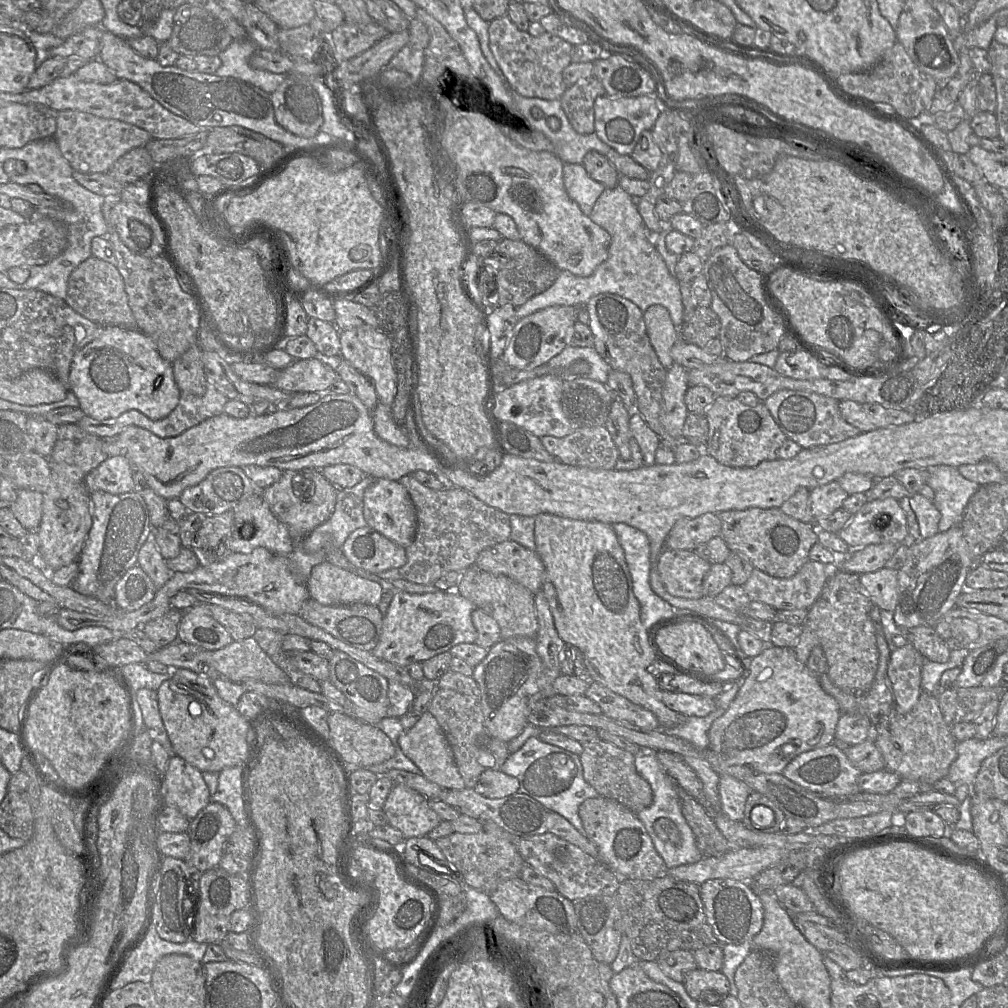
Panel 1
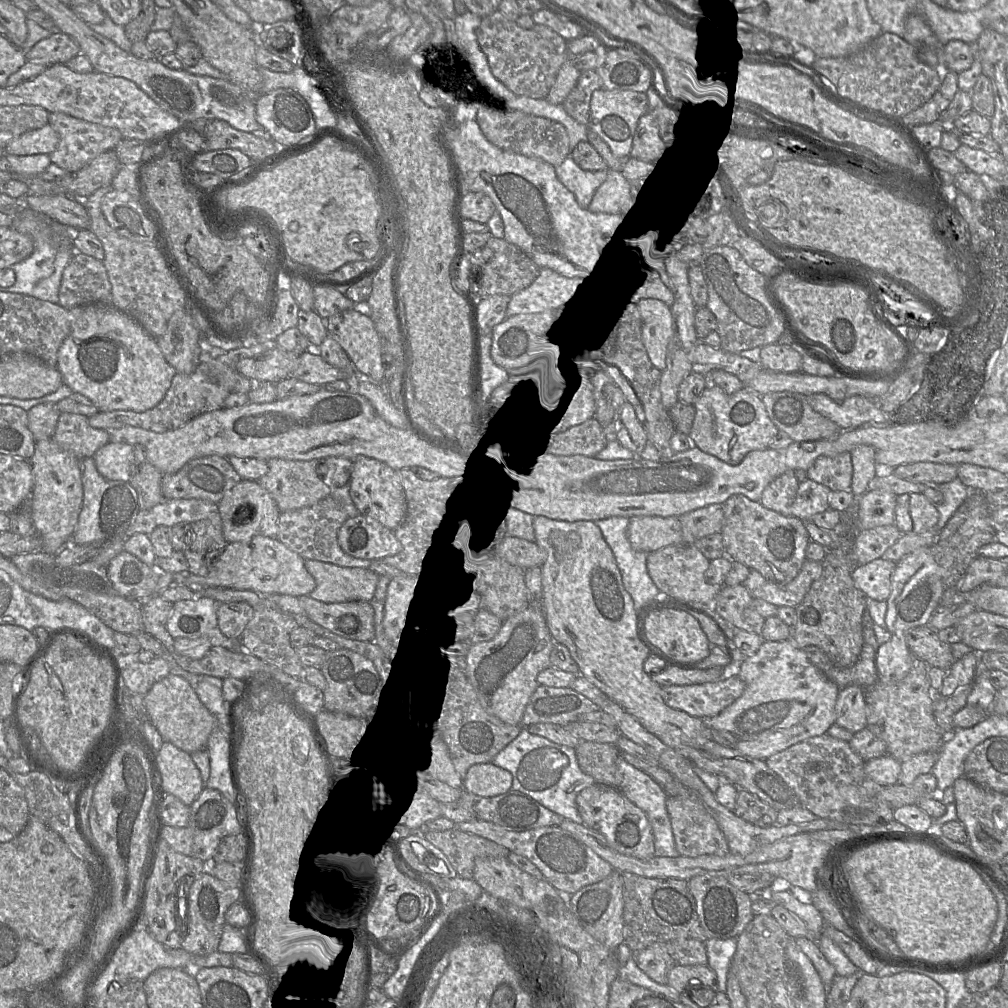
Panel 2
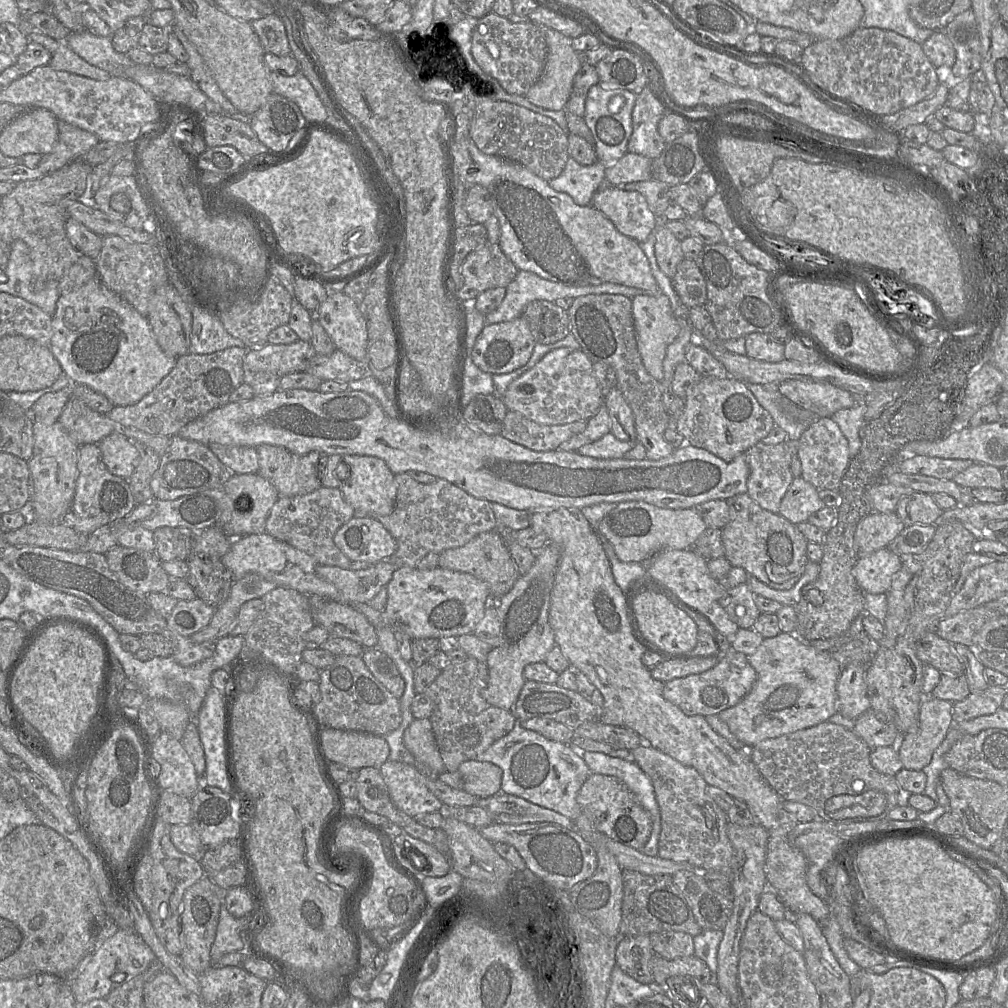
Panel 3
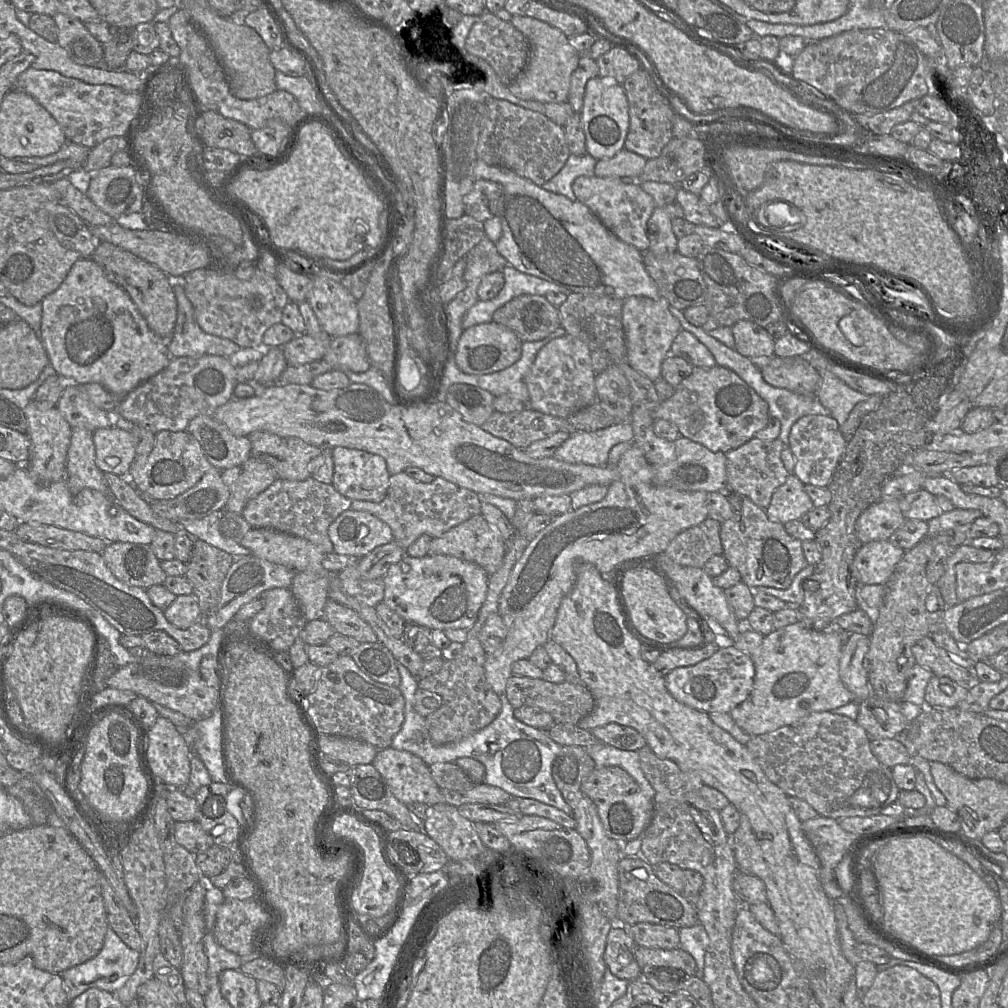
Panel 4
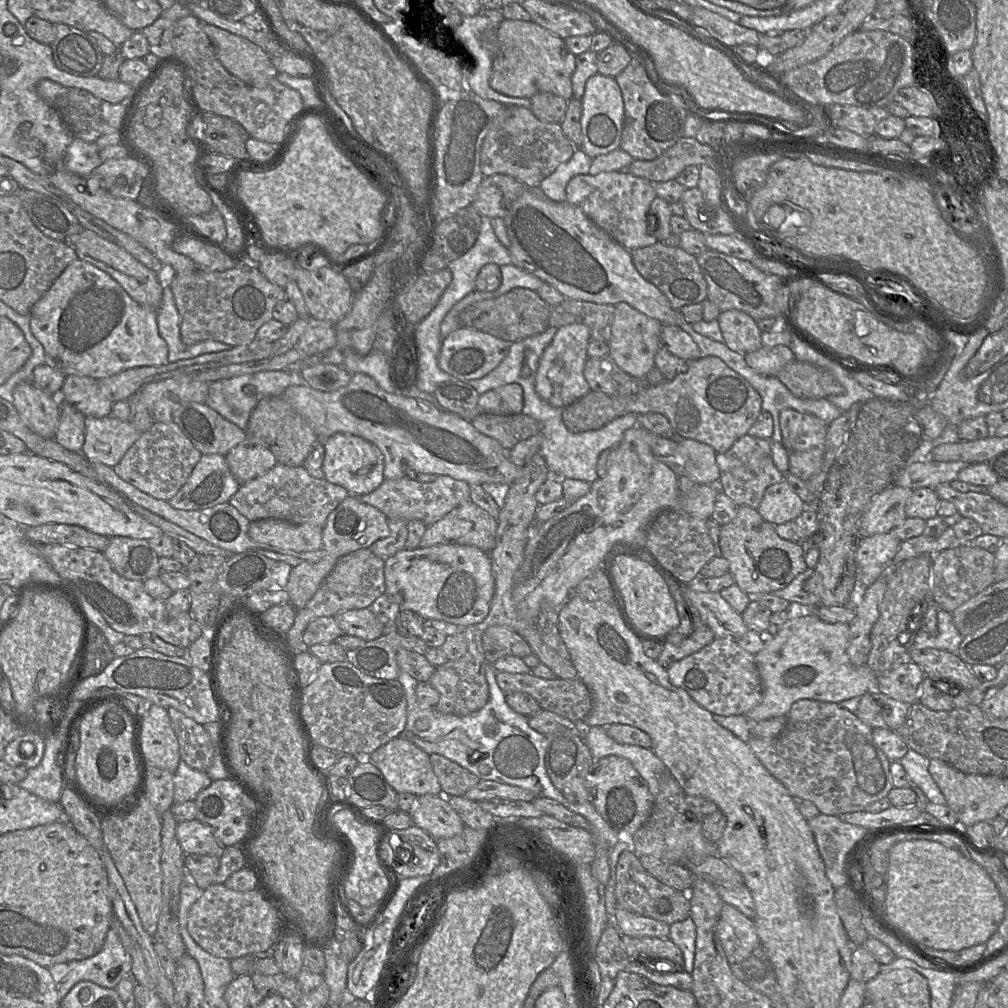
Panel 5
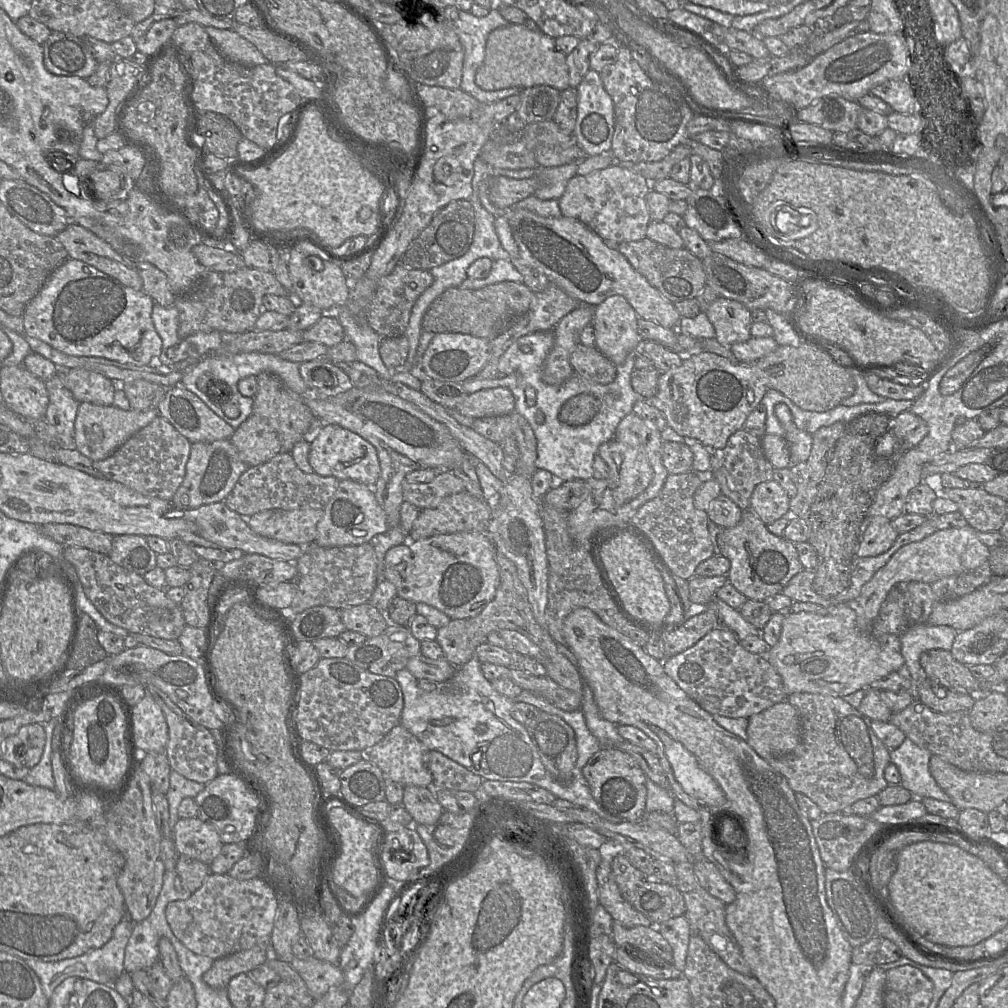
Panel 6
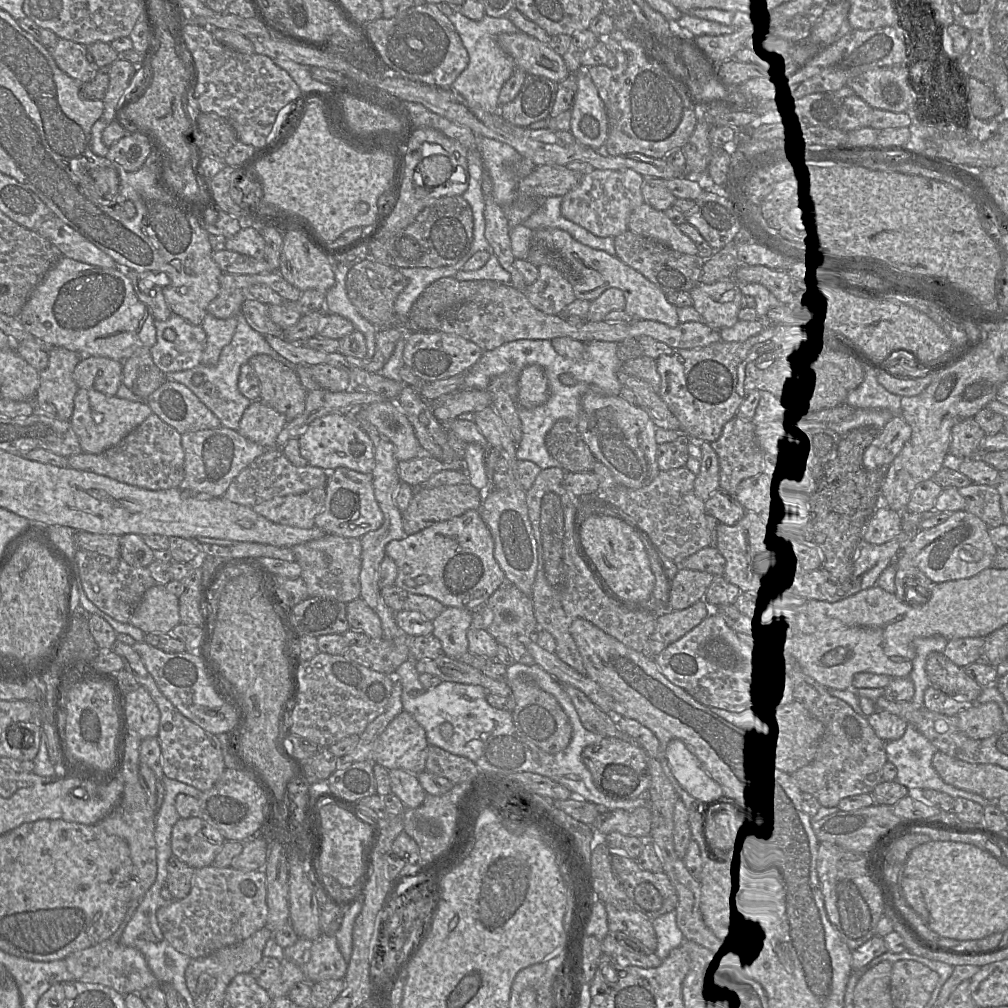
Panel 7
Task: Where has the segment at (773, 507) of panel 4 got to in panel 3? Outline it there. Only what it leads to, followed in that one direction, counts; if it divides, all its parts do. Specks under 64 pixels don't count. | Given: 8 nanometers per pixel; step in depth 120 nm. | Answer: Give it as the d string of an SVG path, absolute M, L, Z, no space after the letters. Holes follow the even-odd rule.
M794 477L781 501L779 514L795 525L806 522L811 514L825 506L818 492L802 477Z

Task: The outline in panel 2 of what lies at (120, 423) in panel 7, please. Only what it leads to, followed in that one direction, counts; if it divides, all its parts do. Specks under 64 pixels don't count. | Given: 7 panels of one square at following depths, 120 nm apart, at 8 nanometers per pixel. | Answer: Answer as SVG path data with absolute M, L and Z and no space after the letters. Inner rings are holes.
M109 442L94 454L98 472L106 479L130 482L132 477L134 446Z

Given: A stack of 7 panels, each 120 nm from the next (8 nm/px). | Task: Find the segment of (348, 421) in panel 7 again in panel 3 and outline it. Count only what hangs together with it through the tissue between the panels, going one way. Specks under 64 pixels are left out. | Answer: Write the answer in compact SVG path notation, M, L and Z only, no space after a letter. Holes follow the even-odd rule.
M341 455L350 469L350 475L339 487L345 501L354 509L358 516L379 517L393 512L397 497L395 474L384 460L375 456Z

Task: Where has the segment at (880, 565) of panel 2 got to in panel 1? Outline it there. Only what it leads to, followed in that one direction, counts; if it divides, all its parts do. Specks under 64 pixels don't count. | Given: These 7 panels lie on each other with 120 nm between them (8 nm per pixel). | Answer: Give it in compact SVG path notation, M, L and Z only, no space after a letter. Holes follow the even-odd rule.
M881 568L859 575L862 589L873 604L882 610L894 611L899 601L898 570Z

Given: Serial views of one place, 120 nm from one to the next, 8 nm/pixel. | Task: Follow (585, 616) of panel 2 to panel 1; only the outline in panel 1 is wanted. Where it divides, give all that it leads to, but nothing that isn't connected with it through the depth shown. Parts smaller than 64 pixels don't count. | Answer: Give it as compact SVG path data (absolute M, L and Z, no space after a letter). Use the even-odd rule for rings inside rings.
M542 513L534 517L534 537L535 552L545 566L541 590L549 604L556 631L566 644L581 651L589 674L588 679L651 711L656 716L660 729L679 725L684 716L669 709L662 702L656 678L647 671L647 667L658 656L652 636L642 625L640 604L633 594L631 575L612 525Z

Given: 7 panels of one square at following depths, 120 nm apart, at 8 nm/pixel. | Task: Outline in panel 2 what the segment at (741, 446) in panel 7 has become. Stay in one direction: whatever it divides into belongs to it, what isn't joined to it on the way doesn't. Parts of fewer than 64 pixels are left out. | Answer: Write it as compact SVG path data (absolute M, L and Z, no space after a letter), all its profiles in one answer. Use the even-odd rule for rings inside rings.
M788 470L775 478L763 491L760 503L782 515L791 515L791 506L798 491L799 481L794 470Z

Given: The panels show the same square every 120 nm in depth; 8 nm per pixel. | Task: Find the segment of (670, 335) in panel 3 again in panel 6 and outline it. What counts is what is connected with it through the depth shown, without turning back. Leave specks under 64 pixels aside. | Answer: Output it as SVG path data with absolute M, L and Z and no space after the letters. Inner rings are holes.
M613 295L594 307L592 326L595 347L615 365L622 364L630 353L640 350L643 339L638 333L639 316L625 297Z

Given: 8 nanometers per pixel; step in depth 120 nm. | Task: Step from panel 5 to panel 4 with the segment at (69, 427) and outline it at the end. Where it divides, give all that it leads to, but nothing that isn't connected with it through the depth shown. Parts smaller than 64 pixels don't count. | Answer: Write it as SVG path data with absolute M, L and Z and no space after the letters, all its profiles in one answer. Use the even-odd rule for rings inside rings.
M72 428L66 467L67 485L73 495L86 488L110 495L104 472L96 465L92 433L84 428Z

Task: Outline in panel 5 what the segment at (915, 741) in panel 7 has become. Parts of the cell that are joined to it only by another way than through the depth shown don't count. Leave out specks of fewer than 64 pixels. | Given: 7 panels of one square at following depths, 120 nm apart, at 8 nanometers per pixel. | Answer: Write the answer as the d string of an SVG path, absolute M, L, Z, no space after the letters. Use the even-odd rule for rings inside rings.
M908 749L906 755L899 760L904 767L910 784L920 788L931 803L945 805L946 800L929 773L930 759Z

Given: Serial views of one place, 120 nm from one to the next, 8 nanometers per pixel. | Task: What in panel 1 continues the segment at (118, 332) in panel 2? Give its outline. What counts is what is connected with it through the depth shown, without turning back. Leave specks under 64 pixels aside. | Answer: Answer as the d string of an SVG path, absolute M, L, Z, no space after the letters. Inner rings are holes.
M115 326L98 327L98 336L75 353L69 372L69 390L77 397L79 408L86 416L97 420L116 418L129 410L137 410L151 420L160 420L175 409L181 394L171 363L161 357L151 338L138 329Z

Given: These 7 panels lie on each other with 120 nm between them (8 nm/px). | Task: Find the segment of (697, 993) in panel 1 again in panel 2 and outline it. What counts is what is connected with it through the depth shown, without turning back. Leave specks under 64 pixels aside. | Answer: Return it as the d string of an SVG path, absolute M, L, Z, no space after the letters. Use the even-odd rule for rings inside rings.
M675 965L668 972L667 985L678 993L687 993L692 986L704 985L718 991L717 976L707 965Z

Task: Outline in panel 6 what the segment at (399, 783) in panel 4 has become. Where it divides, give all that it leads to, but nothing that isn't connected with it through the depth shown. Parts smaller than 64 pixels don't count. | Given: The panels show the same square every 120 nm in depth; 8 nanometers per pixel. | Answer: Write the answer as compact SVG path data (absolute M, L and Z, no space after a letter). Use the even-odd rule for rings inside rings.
M399 723L380 742L365 752L365 758L381 770L384 779L390 779L402 786L432 788L433 778L427 764L429 751L431 750Z

